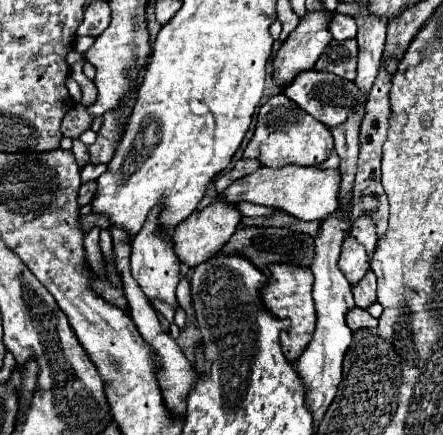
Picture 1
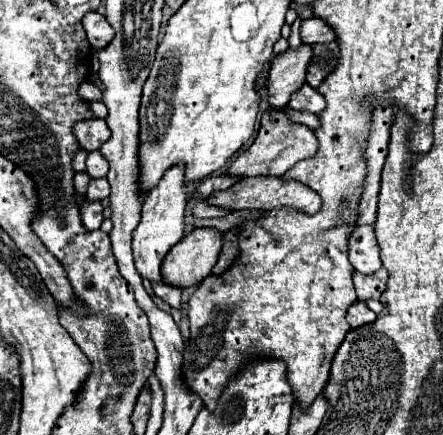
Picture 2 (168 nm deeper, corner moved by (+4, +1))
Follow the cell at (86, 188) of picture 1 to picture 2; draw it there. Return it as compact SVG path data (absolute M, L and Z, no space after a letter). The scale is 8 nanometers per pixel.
M105 177L91 179L89 191L87 191L87 201L103 201L109 197L109 193L111 193L111 187L109 187L109 181Z

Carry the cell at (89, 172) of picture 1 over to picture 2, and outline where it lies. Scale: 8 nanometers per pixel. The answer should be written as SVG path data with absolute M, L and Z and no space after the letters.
M91 151L87 155L87 173L89 177L105 177L109 171L109 163L105 163L105 157L99 151Z

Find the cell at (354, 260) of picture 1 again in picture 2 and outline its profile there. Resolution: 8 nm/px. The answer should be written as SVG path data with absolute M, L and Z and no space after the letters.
M361 225L353 231L349 241L349 261L359 273L371 275L377 269L381 269L381 255L379 255L377 239L375 239L375 227L373 225Z

